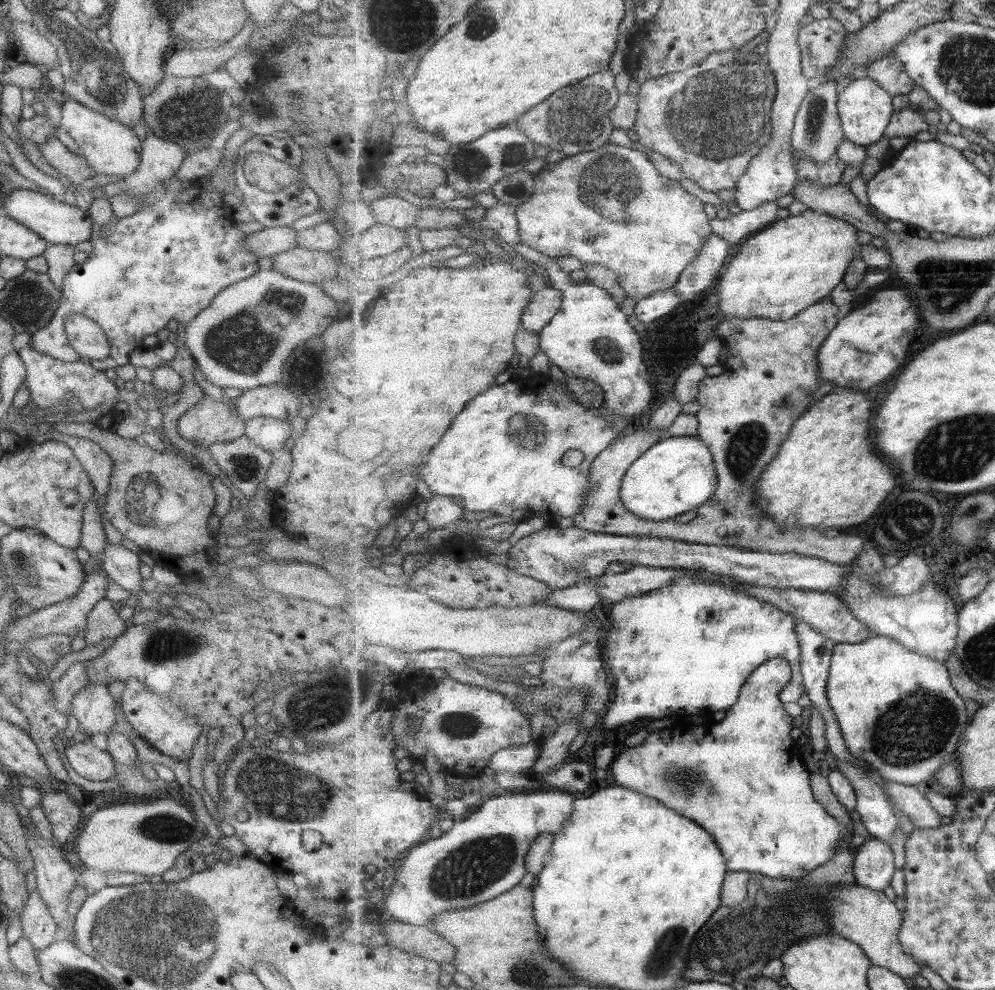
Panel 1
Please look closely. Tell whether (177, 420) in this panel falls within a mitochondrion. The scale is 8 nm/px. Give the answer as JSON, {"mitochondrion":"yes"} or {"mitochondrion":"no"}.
{"mitochondrion":"no"}

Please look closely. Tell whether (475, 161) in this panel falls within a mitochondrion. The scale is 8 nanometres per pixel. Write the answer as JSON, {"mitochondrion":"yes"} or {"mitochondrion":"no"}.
{"mitochondrion":"yes"}

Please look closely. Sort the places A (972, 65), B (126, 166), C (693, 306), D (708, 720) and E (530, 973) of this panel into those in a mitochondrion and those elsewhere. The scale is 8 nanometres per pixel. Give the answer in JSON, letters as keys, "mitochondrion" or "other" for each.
{"A":"mitochondrion","B":"other","C":"other","D":"other","E":"mitochondrion"}

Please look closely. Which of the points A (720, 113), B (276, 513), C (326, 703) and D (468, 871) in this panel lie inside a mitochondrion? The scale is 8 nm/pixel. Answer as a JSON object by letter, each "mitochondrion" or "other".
{"A":"mitochondrion","B":"other","C":"mitochondrion","D":"mitochondrion"}

